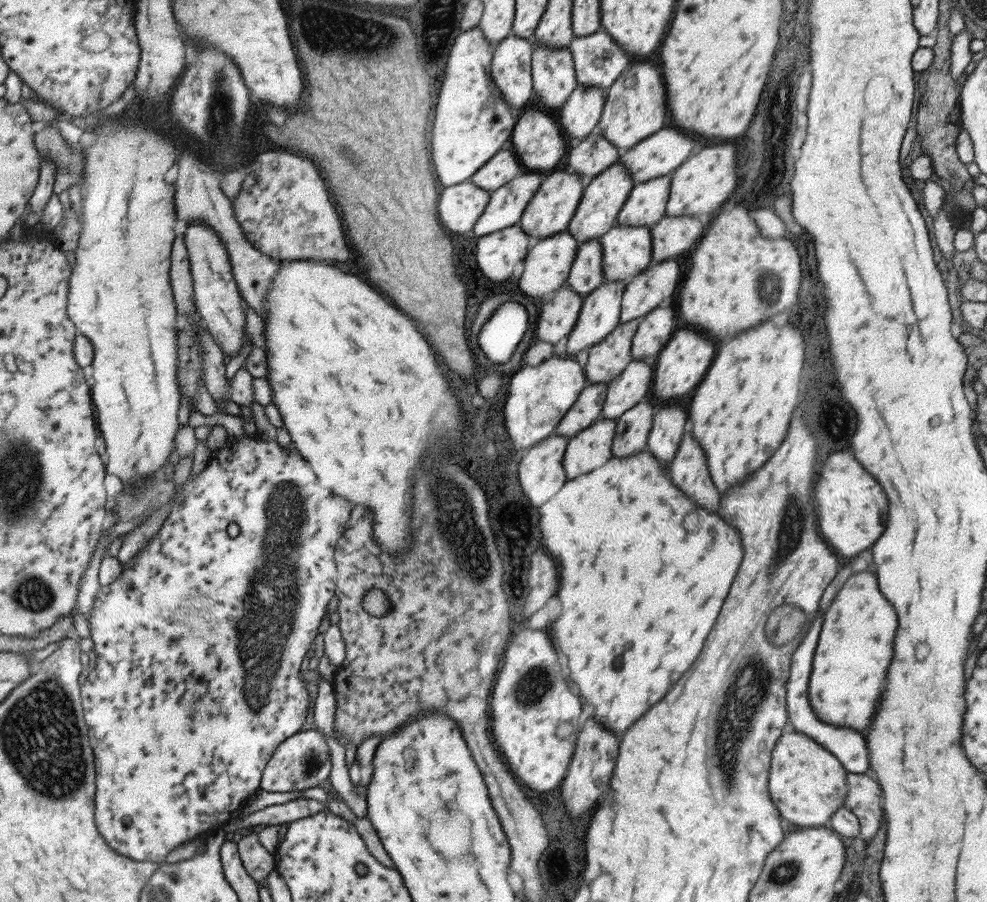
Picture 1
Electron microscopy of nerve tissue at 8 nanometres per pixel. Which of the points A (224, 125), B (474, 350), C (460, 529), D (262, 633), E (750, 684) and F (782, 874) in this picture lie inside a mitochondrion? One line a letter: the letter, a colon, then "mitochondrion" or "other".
A: mitochondrion
B: other
C: mitochondrion
D: mitochondrion
E: mitochondrion
F: mitochondrion

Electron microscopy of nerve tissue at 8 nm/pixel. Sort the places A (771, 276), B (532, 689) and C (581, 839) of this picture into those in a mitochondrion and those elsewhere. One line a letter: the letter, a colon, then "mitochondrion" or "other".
A: mitochondrion
B: mitochondrion
C: other

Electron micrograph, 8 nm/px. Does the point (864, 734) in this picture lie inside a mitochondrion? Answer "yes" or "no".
no

